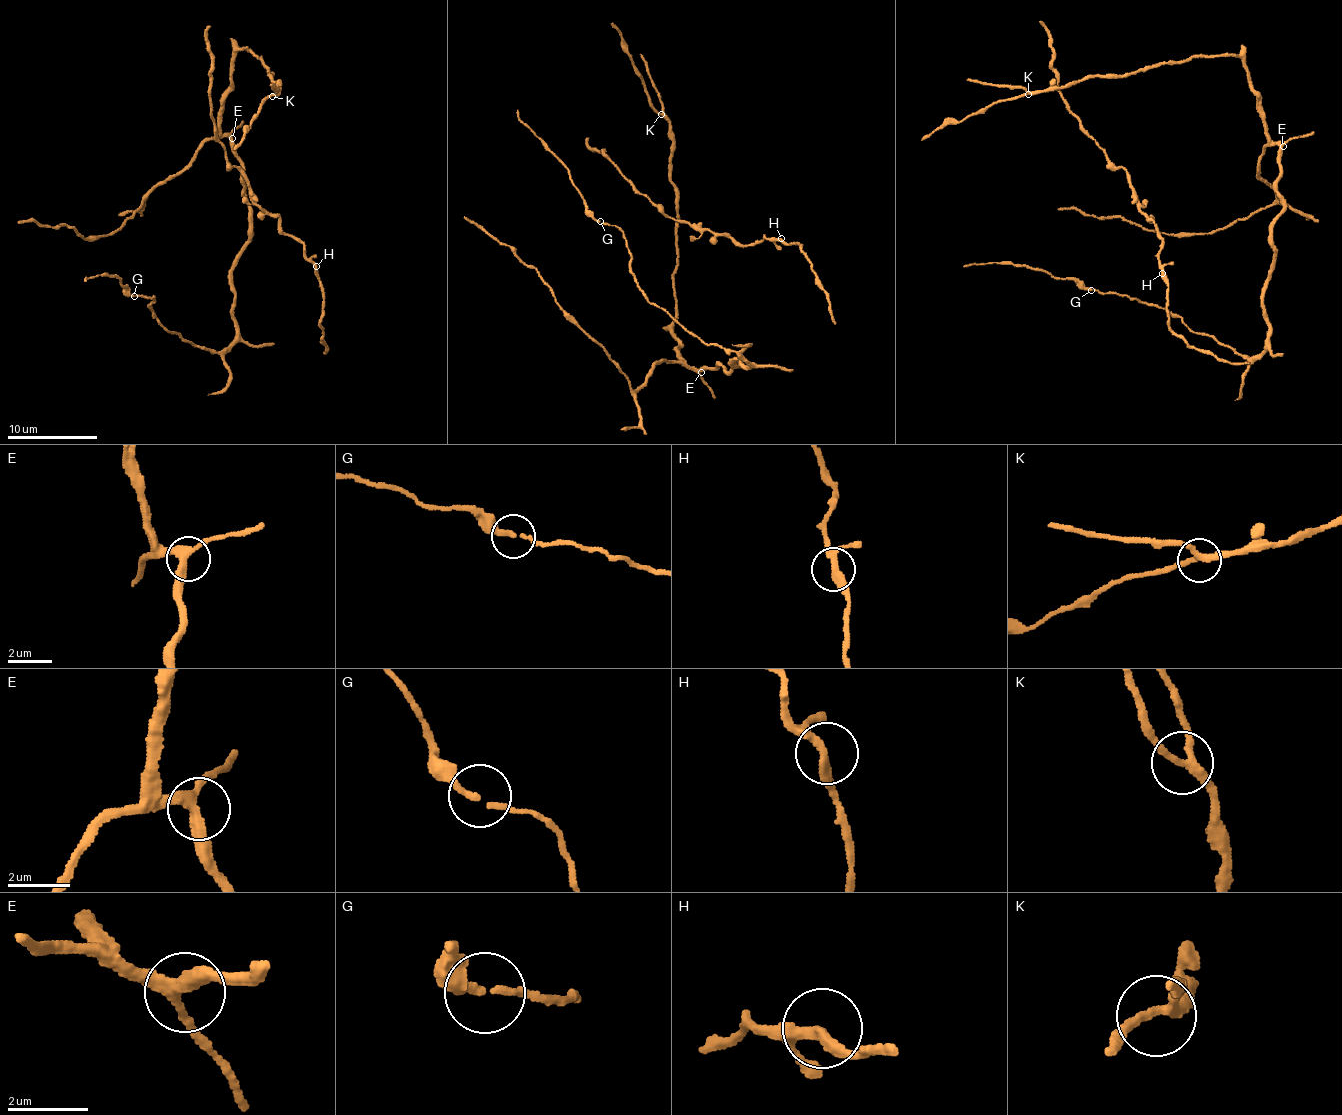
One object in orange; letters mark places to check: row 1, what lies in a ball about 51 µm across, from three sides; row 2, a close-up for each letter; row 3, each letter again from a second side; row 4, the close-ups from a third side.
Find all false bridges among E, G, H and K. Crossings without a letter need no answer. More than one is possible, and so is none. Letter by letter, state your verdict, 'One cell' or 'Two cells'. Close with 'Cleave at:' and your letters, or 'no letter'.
E: One cell
G: One cell
H: One cell
K: One cell
Cleave at: no letter

